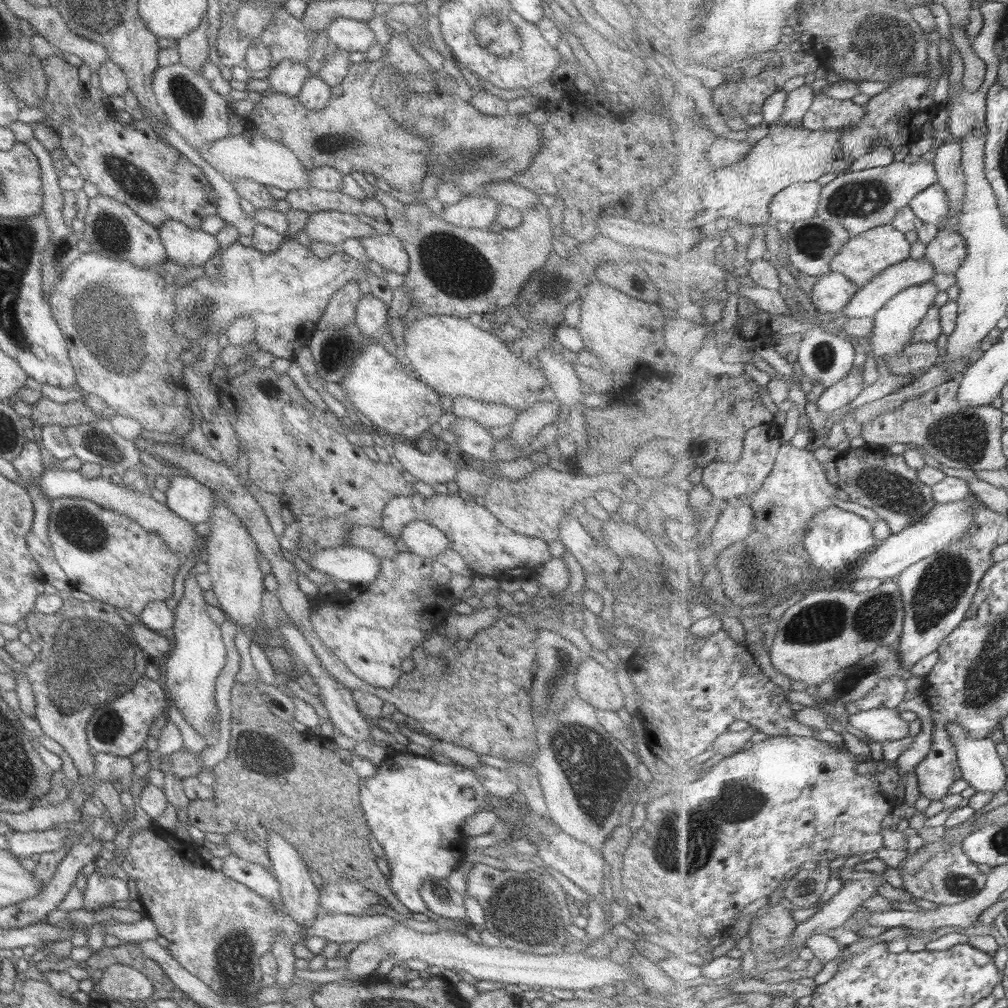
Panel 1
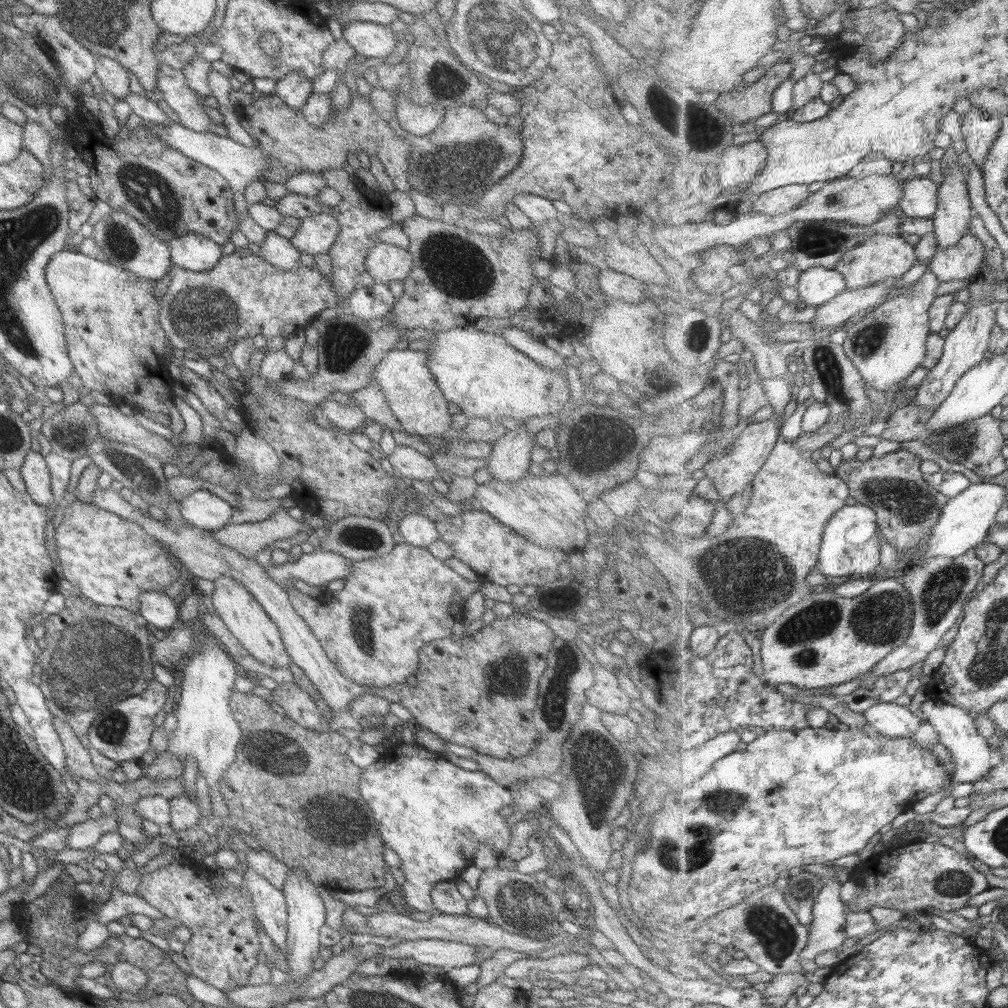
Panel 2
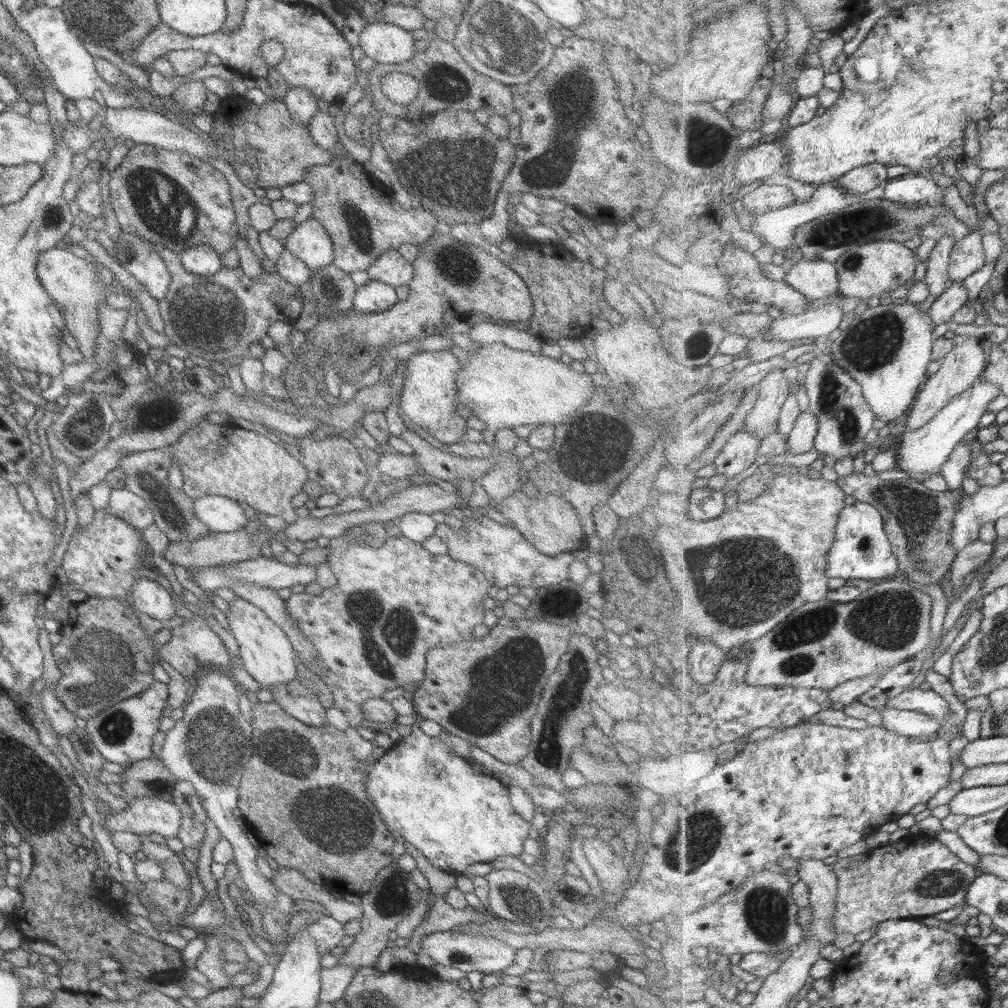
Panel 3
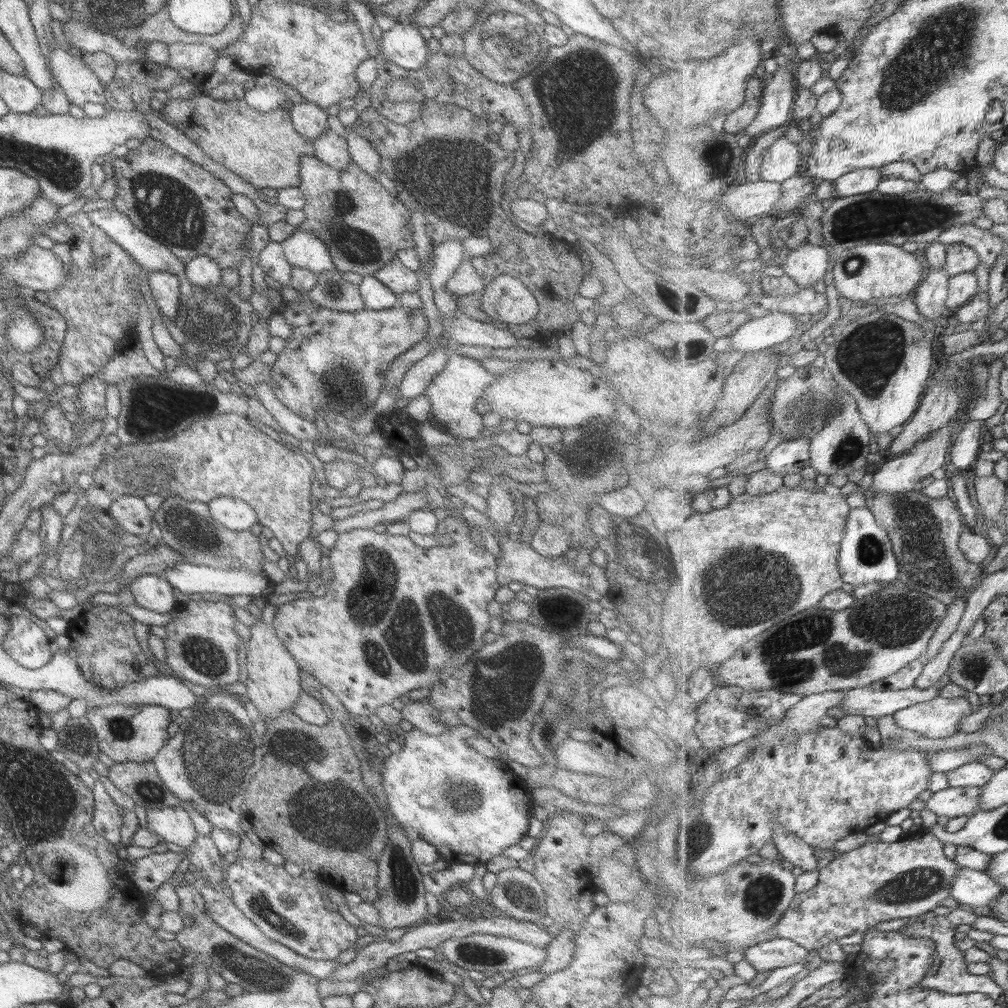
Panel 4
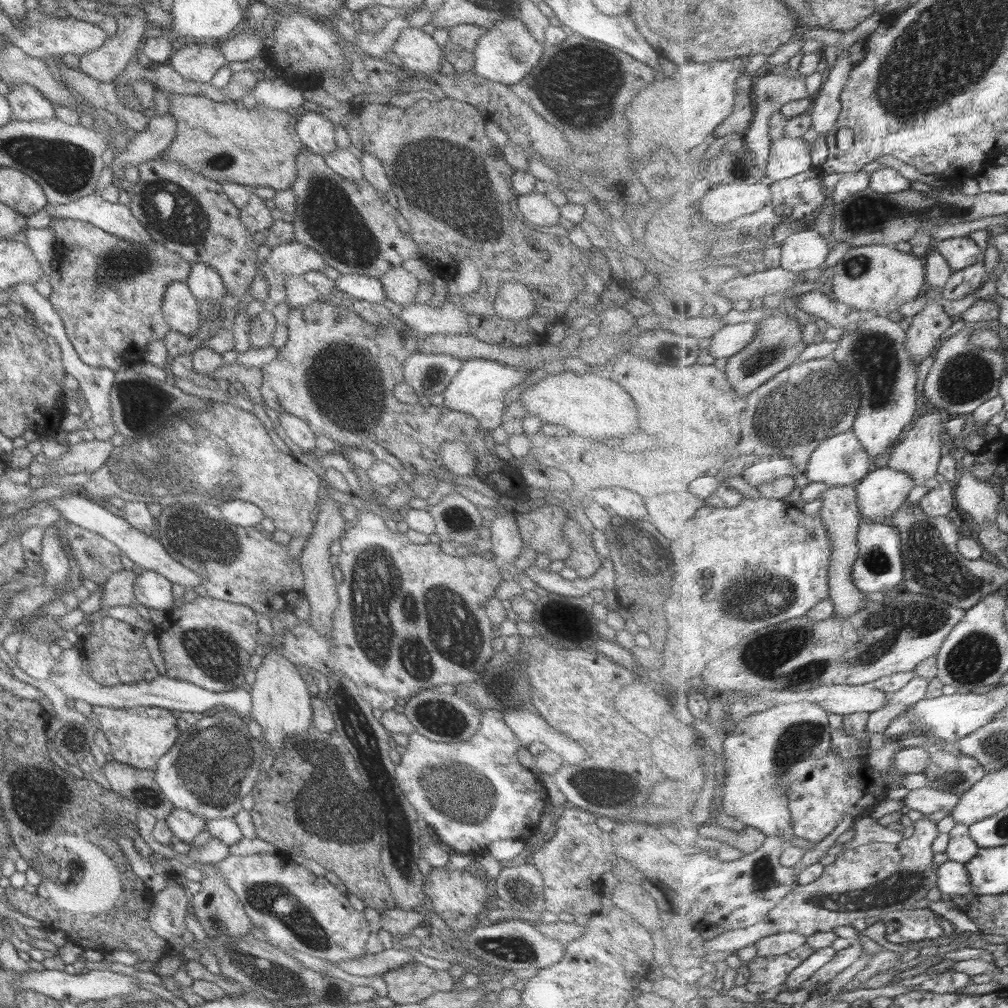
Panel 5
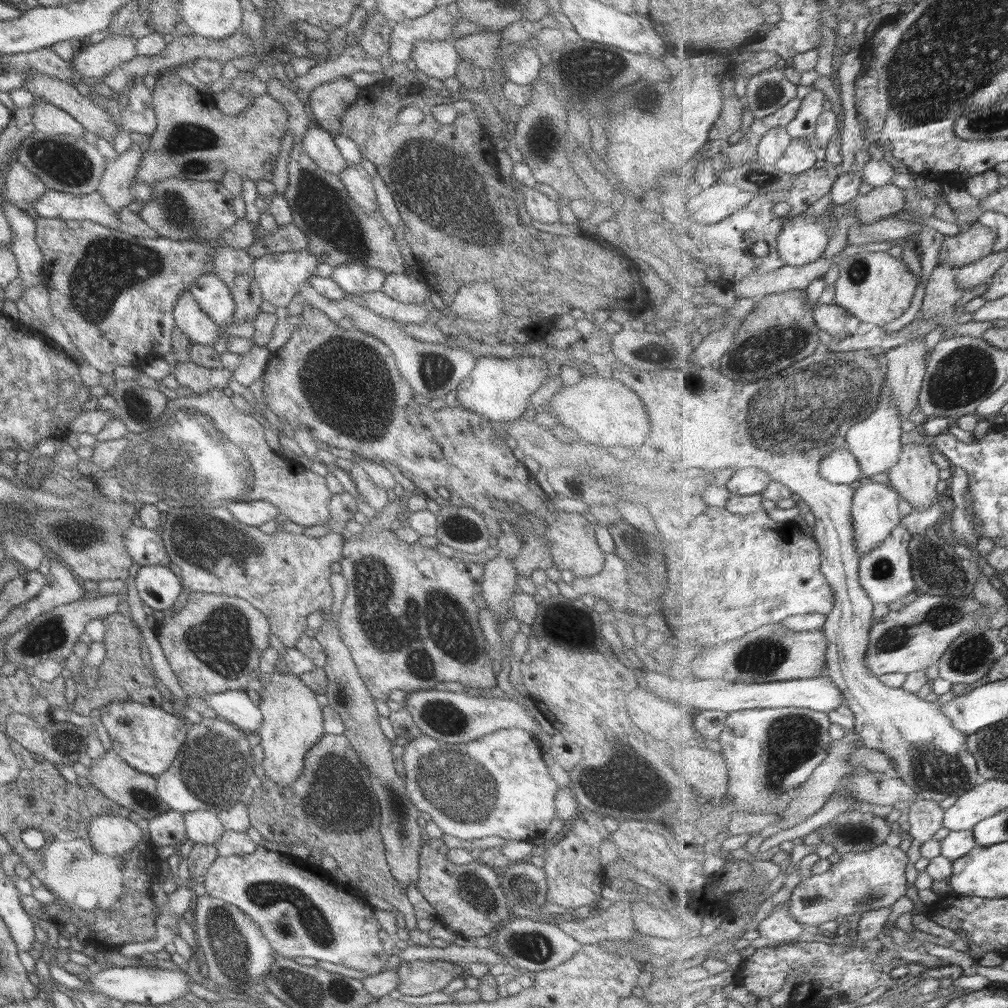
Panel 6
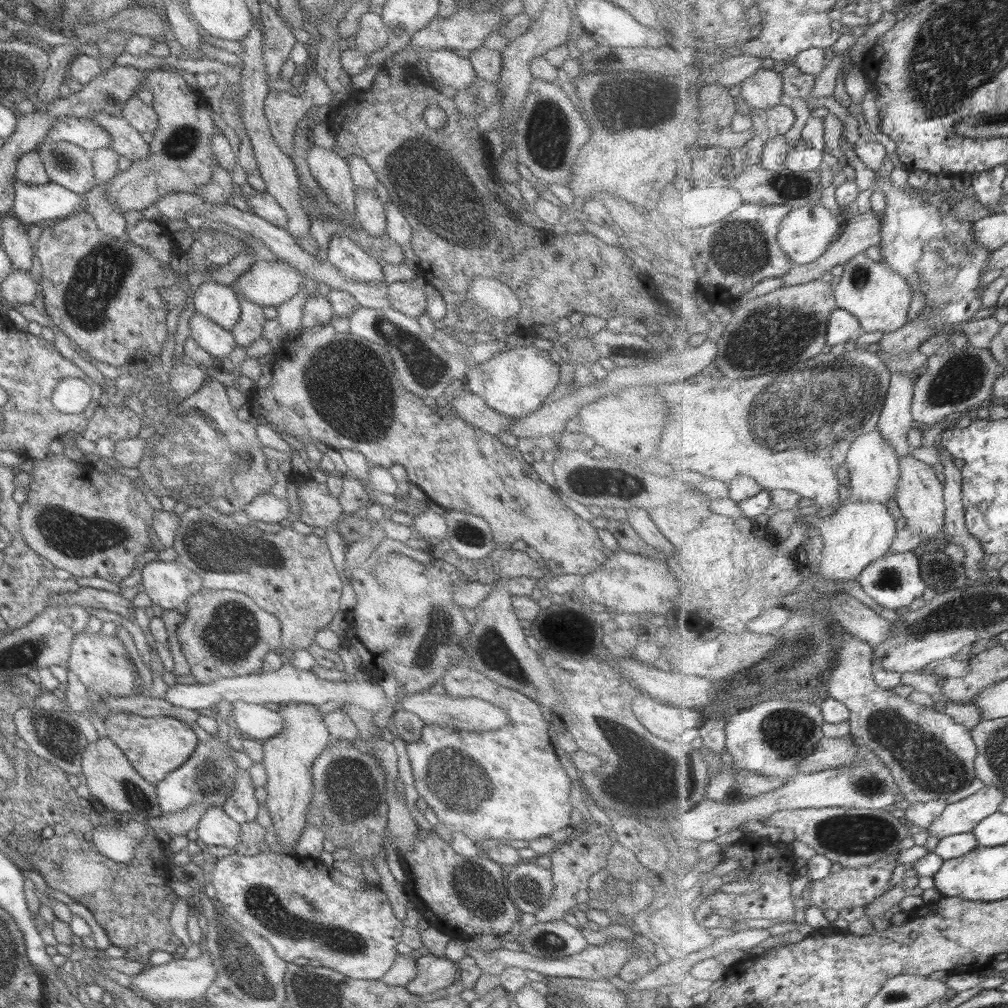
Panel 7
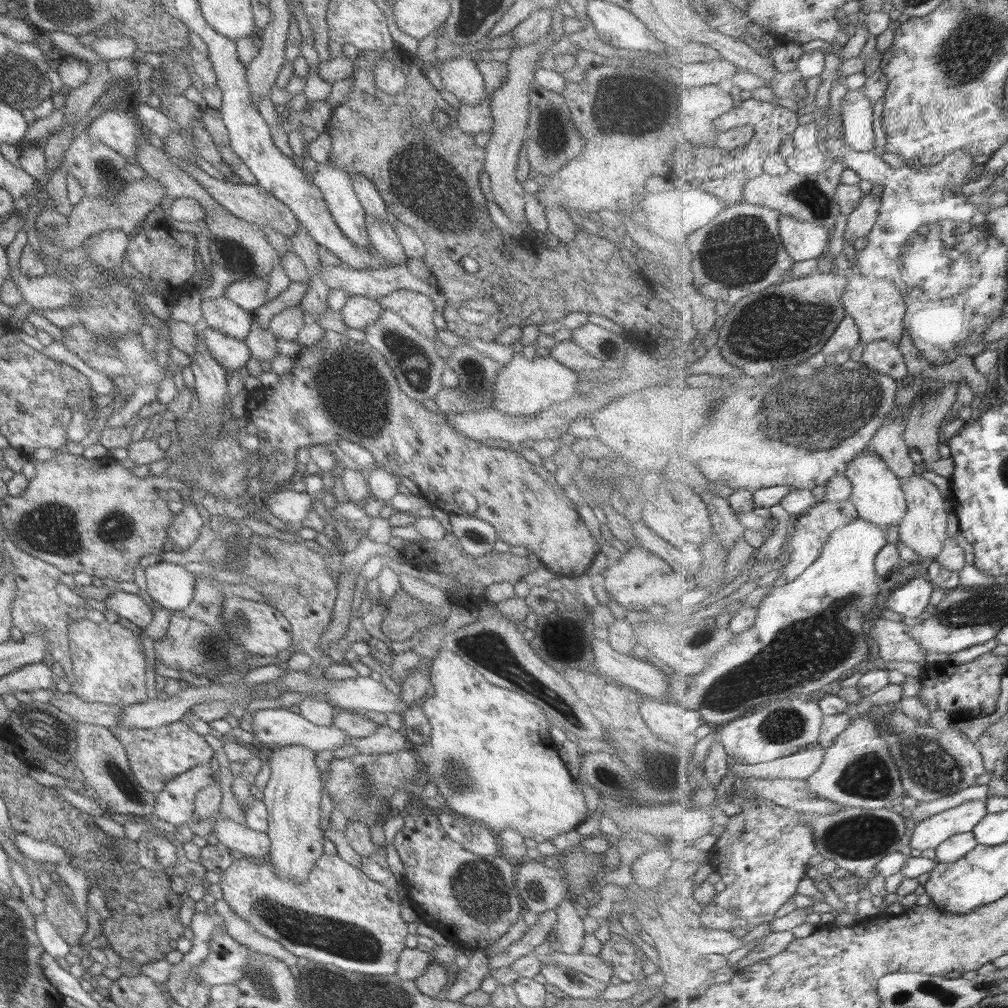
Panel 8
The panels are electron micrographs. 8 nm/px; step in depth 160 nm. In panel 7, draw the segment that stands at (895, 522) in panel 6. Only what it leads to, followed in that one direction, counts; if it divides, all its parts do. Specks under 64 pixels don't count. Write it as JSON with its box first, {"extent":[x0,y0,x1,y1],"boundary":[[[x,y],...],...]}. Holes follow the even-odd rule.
{"extent":[807,500,897,581],"boundary":[[[850,500],[843,503],[832,515],[819,517],[818,515],[807,516],[807,522],[817,528],[822,537],[822,554],[818,563],[818,574],[820,578],[838,581],[858,581],[860,574],[876,560],[883,558],[893,546],[897,538],[897,519],[891,515],[889,508],[880,502],[861,502]]]}

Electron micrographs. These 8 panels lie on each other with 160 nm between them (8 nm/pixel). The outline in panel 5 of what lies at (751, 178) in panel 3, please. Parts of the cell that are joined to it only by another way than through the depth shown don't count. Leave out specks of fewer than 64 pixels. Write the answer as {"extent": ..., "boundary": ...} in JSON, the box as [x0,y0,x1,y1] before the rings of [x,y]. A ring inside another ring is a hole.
{"extent":[764,137,811,183],"boundary":[[[783,137],[770,144],[769,164],[764,169],[771,183],[811,170],[811,146],[802,138]]]}

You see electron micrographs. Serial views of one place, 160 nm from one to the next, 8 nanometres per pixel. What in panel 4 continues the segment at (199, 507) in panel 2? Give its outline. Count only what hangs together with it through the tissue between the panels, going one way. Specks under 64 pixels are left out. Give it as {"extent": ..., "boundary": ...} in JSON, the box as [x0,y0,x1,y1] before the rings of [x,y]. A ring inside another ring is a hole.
{"extent":[207,497,256,531],"boundary":[[[215,497],[207,504],[216,524],[232,531],[244,531],[256,523],[254,510],[243,501],[231,497]]]}

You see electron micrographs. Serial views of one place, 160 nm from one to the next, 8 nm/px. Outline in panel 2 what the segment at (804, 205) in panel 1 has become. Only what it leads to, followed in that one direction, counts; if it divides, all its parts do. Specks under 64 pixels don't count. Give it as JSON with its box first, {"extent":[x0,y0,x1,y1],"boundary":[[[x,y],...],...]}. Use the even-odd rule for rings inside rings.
{"extent":[752,184,813,217],"boundary":[[[807,184],[784,186],[764,192],[755,201],[752,208],[758,213],[776,217],[799,208],[813,194]]]}

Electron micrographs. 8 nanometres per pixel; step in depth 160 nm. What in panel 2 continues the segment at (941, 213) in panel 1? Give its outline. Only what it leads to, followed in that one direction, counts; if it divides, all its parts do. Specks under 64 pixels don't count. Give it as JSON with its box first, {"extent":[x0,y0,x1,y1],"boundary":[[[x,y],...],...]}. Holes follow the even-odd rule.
{"extent":[899,176,940,218],"boundary":[[[911,176],[903,186],[899,208],[906,216],[933,218],[938,209],[940,187],[929,177]]]}

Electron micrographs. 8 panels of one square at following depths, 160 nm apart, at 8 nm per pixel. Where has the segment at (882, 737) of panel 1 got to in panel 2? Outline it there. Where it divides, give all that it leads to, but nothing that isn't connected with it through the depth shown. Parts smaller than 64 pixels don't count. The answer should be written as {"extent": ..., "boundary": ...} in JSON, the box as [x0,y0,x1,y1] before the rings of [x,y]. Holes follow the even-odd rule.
{"extent":[864,703,925,738],"boundary":[[[881,703],[864,712],[868,724],[879,734],[889,738],[909,738],[921,728],[925,718],[919,718],[908,706]]]}

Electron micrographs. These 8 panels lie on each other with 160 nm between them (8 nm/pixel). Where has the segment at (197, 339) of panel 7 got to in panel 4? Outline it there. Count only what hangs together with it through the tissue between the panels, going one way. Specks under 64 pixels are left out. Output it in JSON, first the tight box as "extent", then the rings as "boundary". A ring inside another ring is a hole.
{"extent":[148,271,179,322],"boundary":[[[149,271],[148,286],[160,315],[175,322],[179,300],[179,279],[167,272]]]}

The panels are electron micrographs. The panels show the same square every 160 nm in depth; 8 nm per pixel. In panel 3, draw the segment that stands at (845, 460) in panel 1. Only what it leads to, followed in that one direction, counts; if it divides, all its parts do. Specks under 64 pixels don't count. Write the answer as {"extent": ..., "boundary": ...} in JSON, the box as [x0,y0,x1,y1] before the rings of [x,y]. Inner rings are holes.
{"extent":[837,470,963,591],"boundary":[[[869,470],[853,472],[846,477],[839,477],[837,481],[856,501],[867,502],[881,511],[906,580],[919,585],[937,584],[944,591],[947,576],[958,555],[951,532],[954,530],[954,518],[960,509],[963,493],[959,490],[939,492],[927,488],[920,478],[876,474]]]}

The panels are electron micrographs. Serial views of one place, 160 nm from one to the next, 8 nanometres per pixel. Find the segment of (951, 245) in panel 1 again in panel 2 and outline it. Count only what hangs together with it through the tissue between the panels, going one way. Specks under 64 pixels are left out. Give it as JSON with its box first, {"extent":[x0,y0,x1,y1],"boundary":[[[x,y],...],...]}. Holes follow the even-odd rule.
{"extent":[929,233,986,282],"boundary":[[[973,233],[962,238],[955,246],[940,248],[932,258],[929,270],[933,271],[939,280],[963,280],[968,282],[975,279],[984,270],[986,245]]]}

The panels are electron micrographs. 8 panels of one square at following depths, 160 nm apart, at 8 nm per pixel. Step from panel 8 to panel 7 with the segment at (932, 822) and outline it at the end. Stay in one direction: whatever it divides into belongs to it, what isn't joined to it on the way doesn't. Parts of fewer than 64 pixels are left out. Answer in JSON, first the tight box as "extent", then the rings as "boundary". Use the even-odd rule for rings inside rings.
{"extent":[928,786,1005,840],"boundary":[[[986,786],[960,802],[949,804],[943,816],[928,828],[928,835],[941,840],[955,834],[973,833],[981,822],[1000,812],[1003,800],[1005,793],[1001,789]]]}

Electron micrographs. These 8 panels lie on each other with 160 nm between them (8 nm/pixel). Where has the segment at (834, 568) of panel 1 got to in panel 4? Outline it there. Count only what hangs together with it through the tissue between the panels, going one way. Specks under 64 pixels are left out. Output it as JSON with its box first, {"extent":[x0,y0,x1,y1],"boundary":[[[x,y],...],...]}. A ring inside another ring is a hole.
{"extent":[839,505,901,587],"boundary":[[[867,505],[853,508],[848,515],[839,562],[843,580],[853,587],[869,582],[888,586],[900,578],[901,569],[898,556],[894,553],[894,542],[889,531],[878,523],[878,519]]]}

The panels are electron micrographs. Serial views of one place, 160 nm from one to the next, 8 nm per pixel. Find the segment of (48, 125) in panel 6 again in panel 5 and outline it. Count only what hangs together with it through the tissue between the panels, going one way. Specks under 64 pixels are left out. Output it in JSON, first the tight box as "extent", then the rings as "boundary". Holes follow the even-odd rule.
{"extent":[5,84,55,121],"boundary":[[[16,84],[8,86],[9,94],[5,96],[8,105],[10,106],[10,119],[15,121],[41,121],[45,119],[55,118],[53,113],[53,105],[43,95],[27,84]]]}

